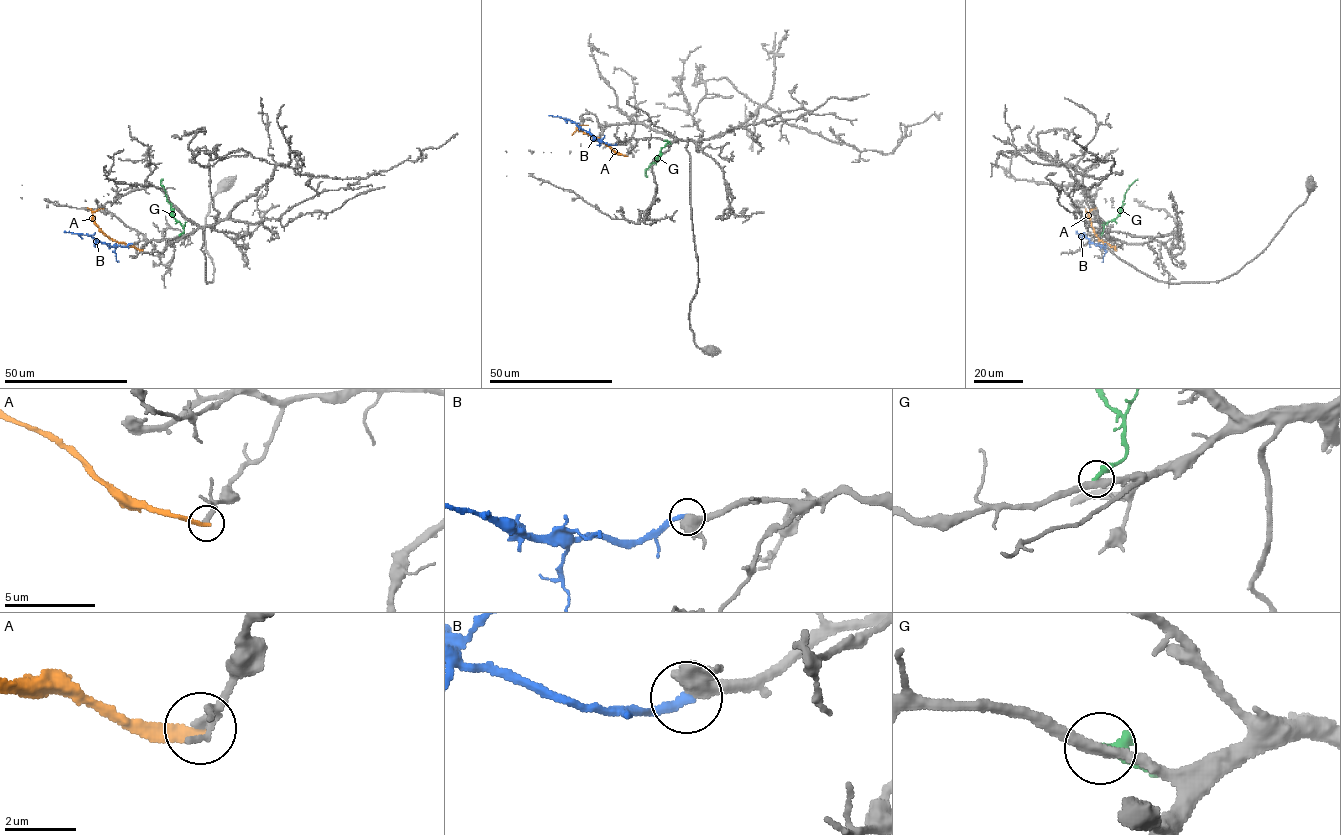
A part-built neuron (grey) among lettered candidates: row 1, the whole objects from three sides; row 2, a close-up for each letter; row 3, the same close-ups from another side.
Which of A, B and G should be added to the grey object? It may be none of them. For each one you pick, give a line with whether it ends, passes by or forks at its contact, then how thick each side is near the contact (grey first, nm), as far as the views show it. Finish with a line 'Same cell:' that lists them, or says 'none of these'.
B: It ends there. Thickness 480 nm (grey) against 260 nm
Same cell: B

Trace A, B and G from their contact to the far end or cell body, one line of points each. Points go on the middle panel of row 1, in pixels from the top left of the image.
A: (627, 156), (615, 152), (577, 127), (588, 125)
B: (616, 144), (596, 139), (573, 122), (549, 115)
G: (664, 141), (669, 142), (645, 171), (648, 177)

